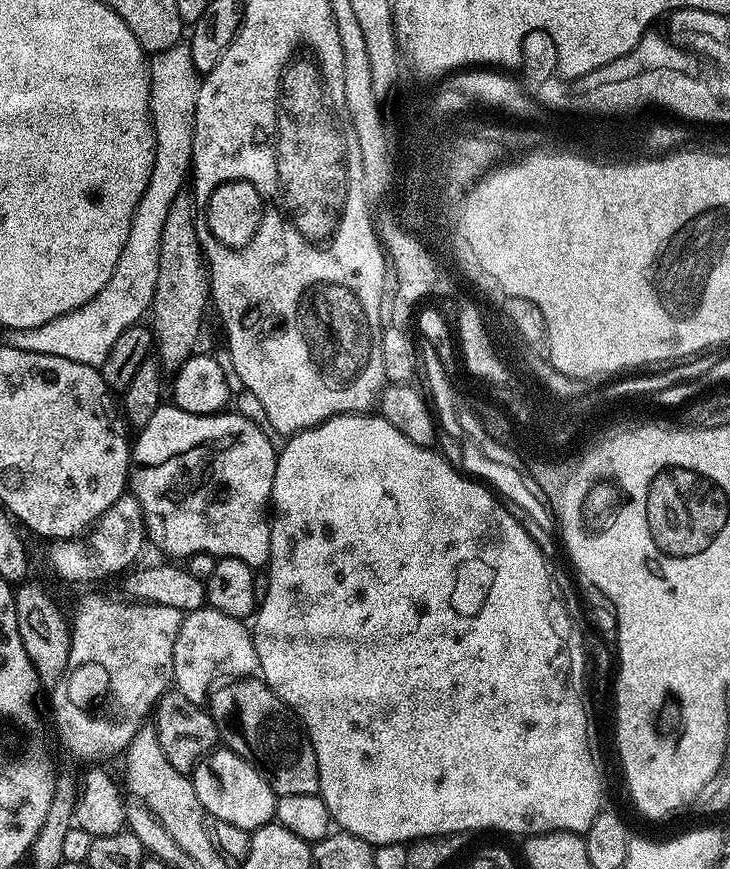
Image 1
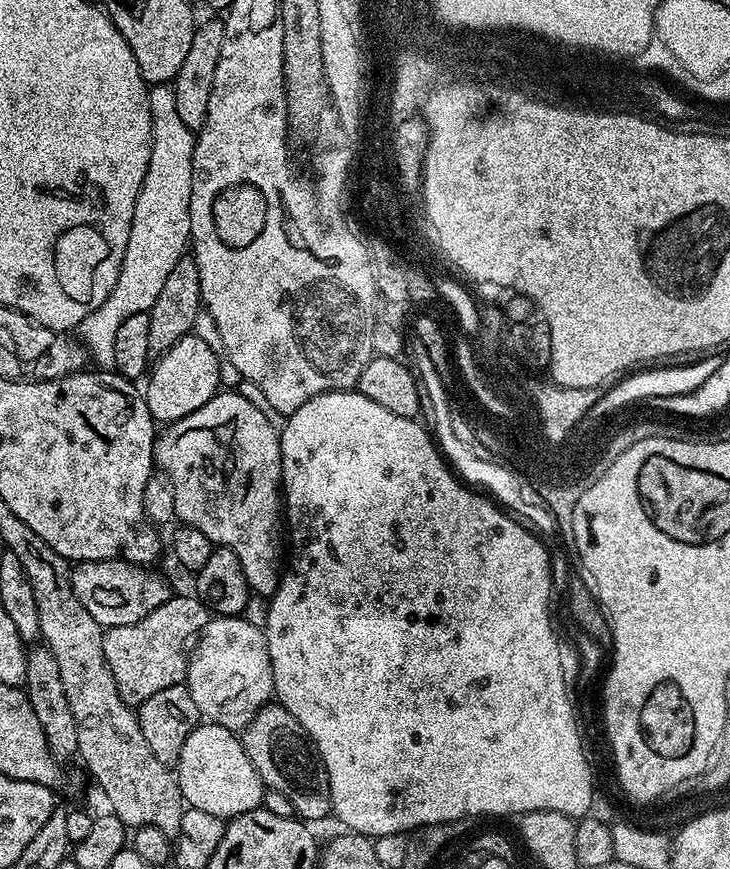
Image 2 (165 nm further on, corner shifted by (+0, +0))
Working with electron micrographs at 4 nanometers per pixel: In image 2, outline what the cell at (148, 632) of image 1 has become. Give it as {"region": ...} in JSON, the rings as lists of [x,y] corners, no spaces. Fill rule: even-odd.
{"region":[[[176,594],[141,619],[144,628],[140,628],[140,632],[128,627],[128,632],[132,632],[132,636],[128,636],[128,640],[132,640],[132,644],[128,644],[128,648],[132,648],[132,652],[128,652],[128,680],[144,680],[144,692],[151,694],[171,684],[184,684],[186,678],[181,676],[180,668],[187,672],[188,658],[209,619],[210,610],[203,600],[192,594]],[[136,640],[140,640],[140,644],[136,644]],[[140,672],[144,672],[144,676],[140,676]]]}

